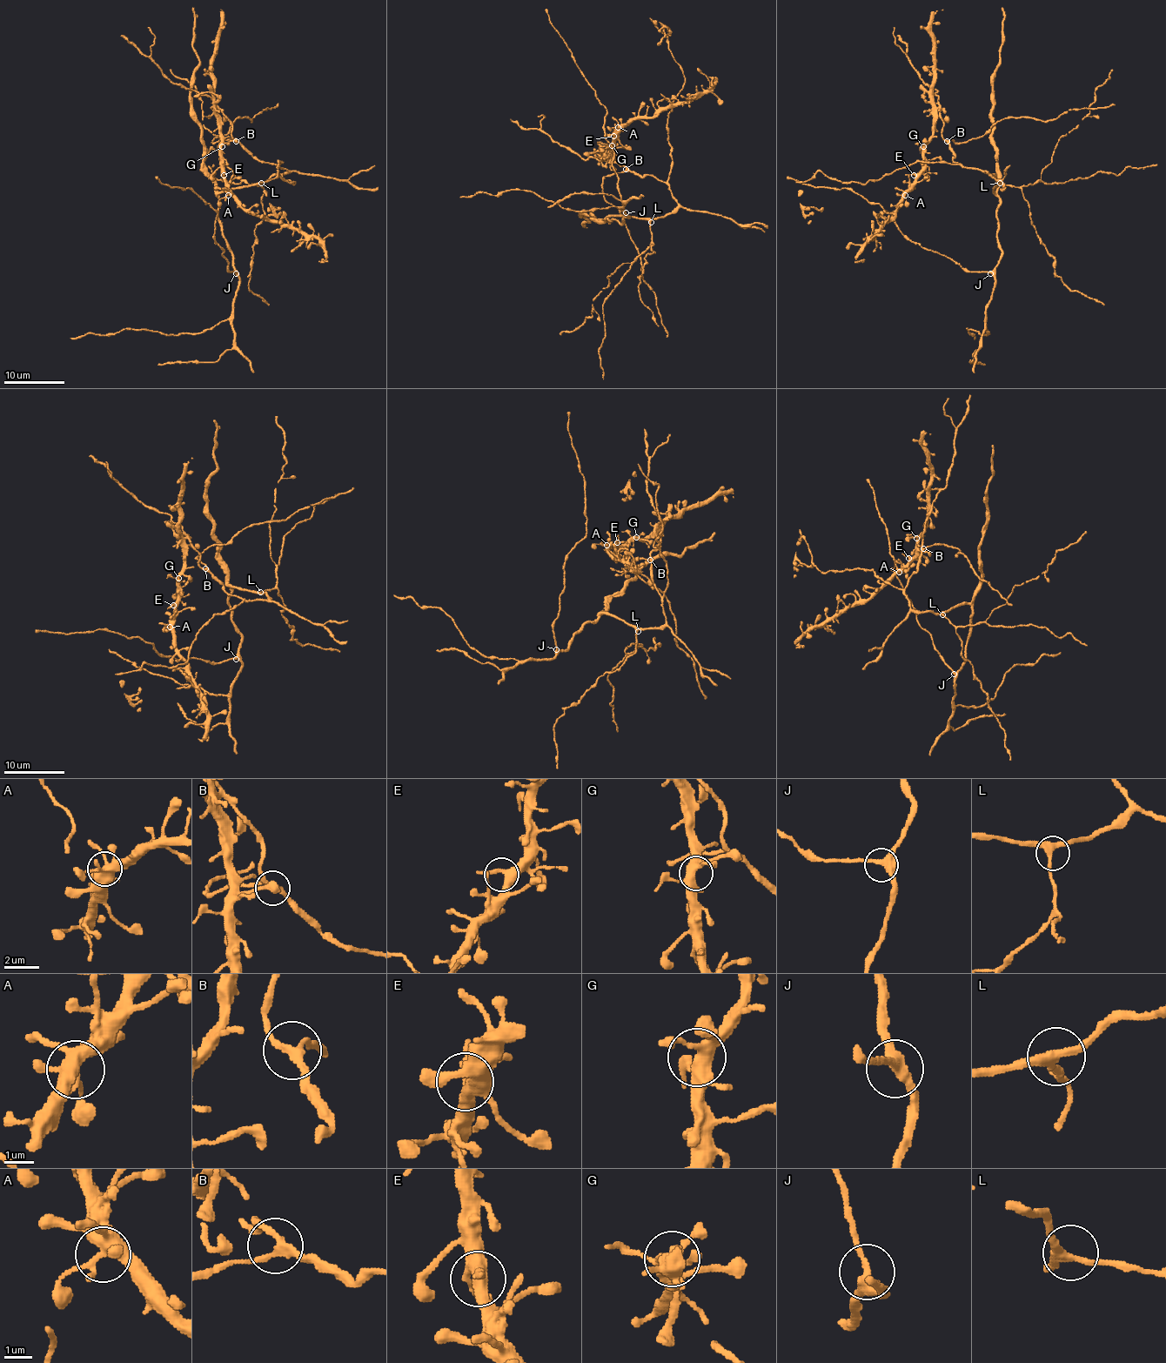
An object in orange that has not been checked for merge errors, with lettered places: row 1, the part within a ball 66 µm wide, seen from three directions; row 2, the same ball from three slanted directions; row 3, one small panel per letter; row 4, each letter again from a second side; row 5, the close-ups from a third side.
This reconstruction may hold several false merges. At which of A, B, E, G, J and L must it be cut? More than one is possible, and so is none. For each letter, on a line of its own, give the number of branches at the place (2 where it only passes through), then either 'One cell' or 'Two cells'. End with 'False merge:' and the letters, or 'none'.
A: Branches: 6. One cell
B: Branches: 3. One cell
E: Branches: 3. One cell
G: Branches: 6. One cell
J: Branches: 3. One cell
L: Branches: 3. One cell
False merge: none

